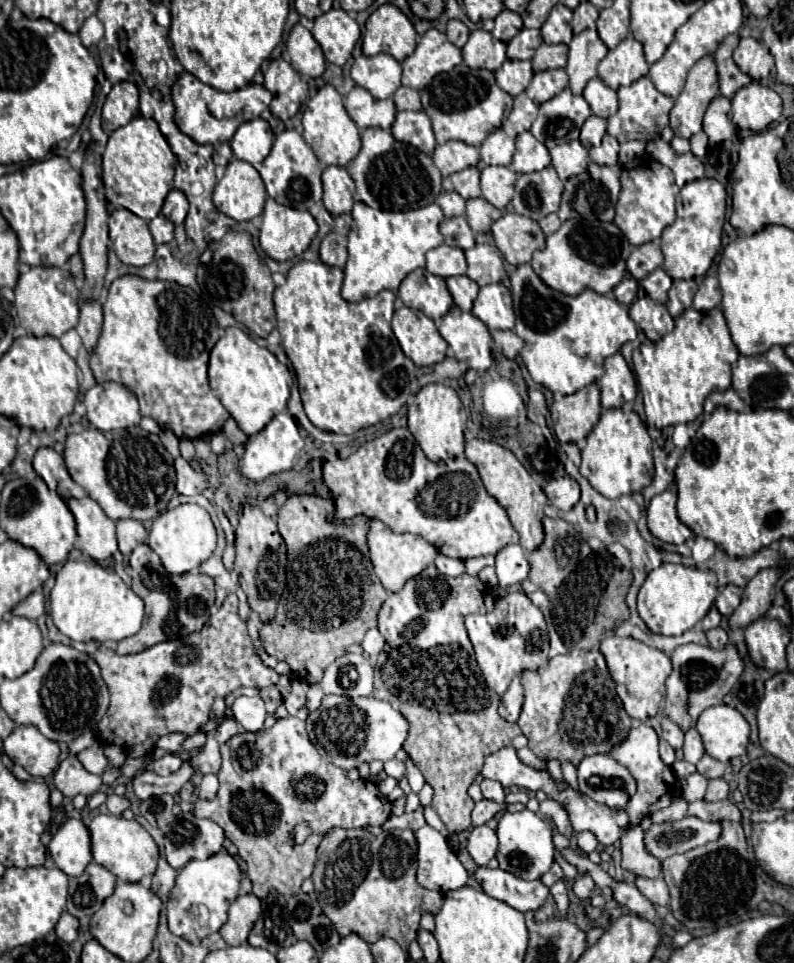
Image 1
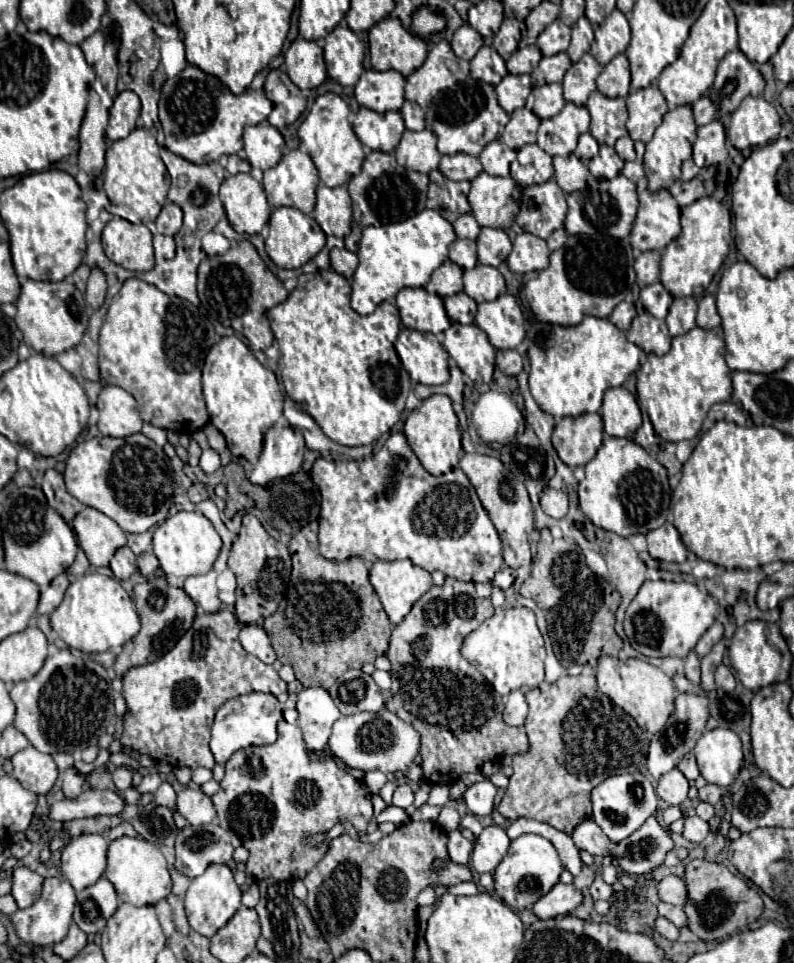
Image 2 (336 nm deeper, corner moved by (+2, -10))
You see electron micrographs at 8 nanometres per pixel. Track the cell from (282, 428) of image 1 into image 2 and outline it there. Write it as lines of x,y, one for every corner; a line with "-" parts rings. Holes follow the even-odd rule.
270,427
250,481
254,485
266,485
272,479
298,473
304,461
304,449
302,433
294,433
292,427

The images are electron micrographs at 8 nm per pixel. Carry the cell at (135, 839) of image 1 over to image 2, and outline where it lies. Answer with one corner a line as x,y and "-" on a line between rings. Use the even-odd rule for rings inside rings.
120,837
112,841
108,847
108,867
104,875
114,885
120,901
132,905
156,905
158,901
166,899
172,891
168,863
162,851
156,845
148,843
146,839

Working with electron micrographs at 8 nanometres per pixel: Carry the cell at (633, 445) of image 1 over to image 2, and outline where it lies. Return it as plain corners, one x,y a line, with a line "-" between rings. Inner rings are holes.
604,437
596,457
584,465
586,477
580,481
578,499
584,515
600,529
612,531
620,537
648,533
668,521
670,485
664,465
652,459
638,443
630,439

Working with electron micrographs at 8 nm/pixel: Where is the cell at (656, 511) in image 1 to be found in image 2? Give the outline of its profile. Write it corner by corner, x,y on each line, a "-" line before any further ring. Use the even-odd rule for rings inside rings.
664,523
656,531
650,531
646,535
648,539
648,553
658,559
658,561
668,561
668,563
684,563
688,549
684,547
680,533
672,523

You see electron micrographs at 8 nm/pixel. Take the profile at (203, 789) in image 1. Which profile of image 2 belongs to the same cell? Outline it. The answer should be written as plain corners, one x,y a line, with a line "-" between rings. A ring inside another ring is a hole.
184,787
176,797
176,811
190,823
190,825
204,825
216,821
216,809
208,795
202,791
194,791

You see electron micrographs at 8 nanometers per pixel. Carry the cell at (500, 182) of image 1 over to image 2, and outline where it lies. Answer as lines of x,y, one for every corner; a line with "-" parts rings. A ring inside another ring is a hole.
482,171
472,181
468,201
472,215
482,227
508,229
520,211
520,197
522,187
516,185
512,177
494,177

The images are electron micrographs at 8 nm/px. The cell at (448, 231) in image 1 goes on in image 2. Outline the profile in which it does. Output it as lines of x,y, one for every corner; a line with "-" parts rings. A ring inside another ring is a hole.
456,239
450,247
450,259
462,269
476,267
476,243
468,239

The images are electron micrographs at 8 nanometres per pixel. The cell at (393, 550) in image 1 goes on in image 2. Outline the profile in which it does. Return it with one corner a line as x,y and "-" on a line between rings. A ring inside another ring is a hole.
410,559
376,561
370,569
370,583
392,625
398,625
410,613
412,605
434,585
430,573
416,567

